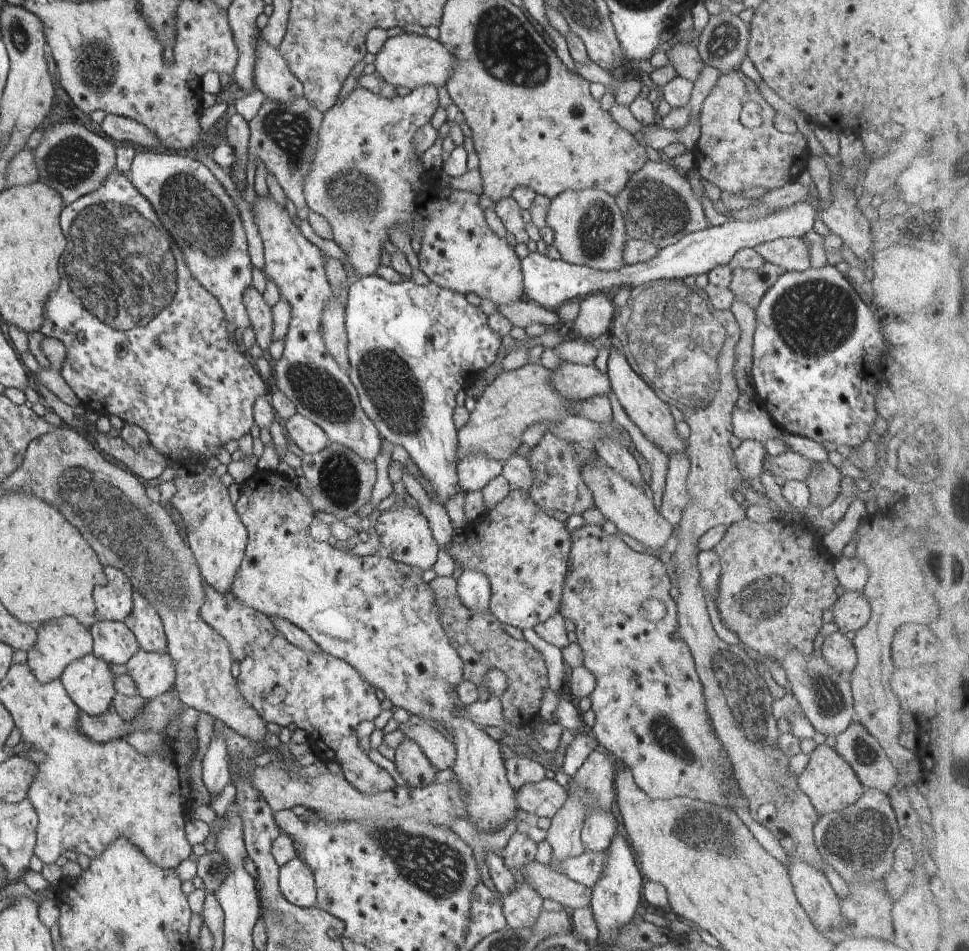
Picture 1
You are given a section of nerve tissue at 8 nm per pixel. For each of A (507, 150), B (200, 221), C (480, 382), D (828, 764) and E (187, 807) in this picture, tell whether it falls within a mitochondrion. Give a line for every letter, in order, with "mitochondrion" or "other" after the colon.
A: other
B: mitochondrion
C: other
D: other
E: other

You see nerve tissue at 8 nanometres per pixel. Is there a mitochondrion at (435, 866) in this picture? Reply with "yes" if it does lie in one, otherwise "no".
yes

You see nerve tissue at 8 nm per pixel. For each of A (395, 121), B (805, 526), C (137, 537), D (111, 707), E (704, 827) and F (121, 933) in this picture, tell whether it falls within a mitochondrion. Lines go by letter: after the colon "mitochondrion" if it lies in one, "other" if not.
A: other
B: other
C: mitochondrion
D: other
E: mitochondrion
F: mitochondrion

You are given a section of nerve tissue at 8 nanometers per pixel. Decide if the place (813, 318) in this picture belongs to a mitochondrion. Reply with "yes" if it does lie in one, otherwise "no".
yes

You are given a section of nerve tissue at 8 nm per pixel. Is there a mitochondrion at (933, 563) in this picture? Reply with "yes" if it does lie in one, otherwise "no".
no

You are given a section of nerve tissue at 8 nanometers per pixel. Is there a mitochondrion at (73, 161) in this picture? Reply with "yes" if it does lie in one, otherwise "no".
yes

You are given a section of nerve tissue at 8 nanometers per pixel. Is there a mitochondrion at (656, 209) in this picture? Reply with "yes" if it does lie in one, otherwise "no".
yes

